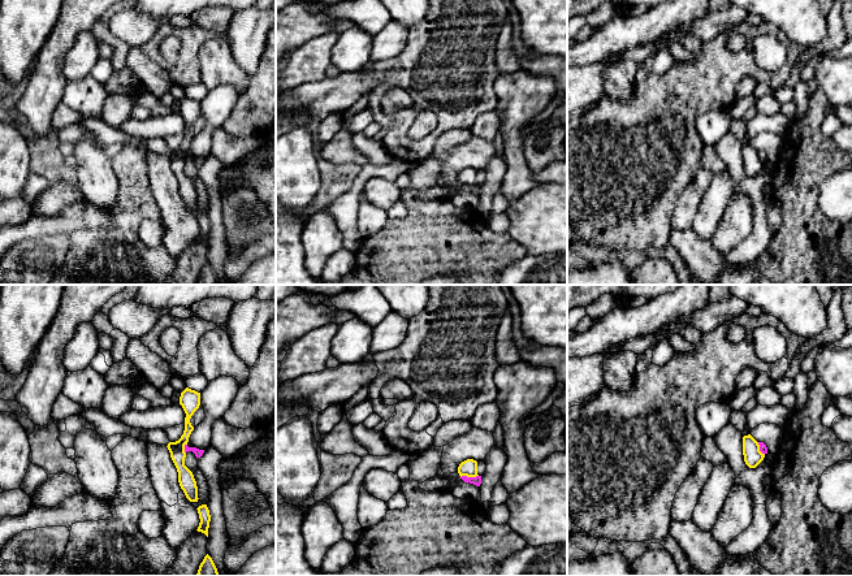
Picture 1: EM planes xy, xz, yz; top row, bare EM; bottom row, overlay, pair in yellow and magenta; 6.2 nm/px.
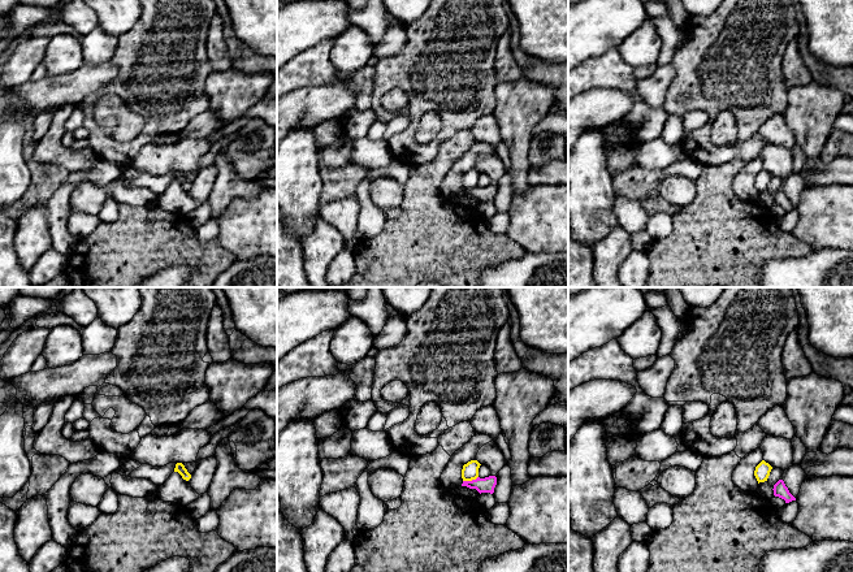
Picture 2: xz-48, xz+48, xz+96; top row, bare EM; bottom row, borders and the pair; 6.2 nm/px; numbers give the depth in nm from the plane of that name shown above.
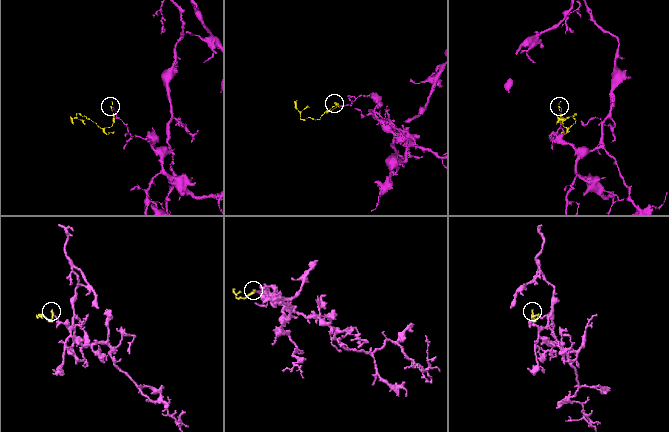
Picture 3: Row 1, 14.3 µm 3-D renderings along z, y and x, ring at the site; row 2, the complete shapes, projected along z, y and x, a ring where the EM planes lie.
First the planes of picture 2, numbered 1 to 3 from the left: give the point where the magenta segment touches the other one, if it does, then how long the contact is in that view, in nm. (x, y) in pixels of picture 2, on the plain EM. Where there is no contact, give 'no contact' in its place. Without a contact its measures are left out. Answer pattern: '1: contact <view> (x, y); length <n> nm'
1: no contact
2: contact xz+48 (470, 189); length 100 nm
3: no contact

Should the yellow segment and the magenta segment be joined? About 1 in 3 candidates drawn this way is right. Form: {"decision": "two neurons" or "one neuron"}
{"decision": "two neurons"}

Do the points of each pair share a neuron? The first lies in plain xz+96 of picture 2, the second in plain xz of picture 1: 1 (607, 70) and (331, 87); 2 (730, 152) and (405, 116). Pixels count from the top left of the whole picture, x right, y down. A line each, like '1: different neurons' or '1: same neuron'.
1: different neurons
2: same neuron

